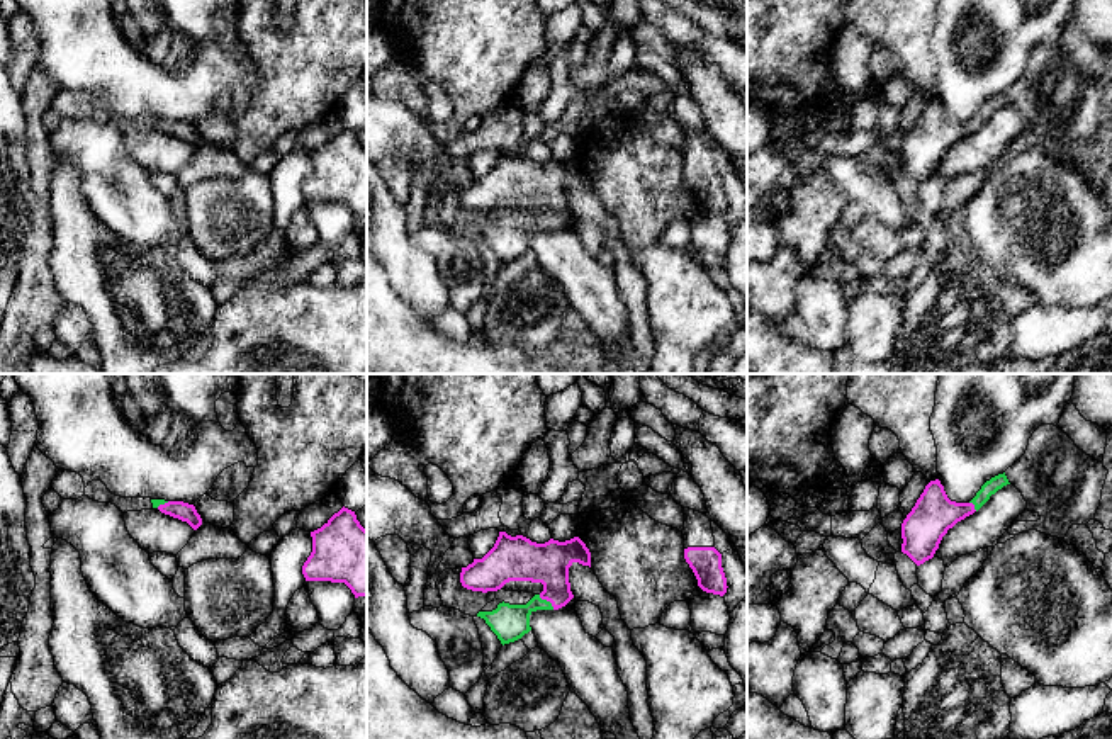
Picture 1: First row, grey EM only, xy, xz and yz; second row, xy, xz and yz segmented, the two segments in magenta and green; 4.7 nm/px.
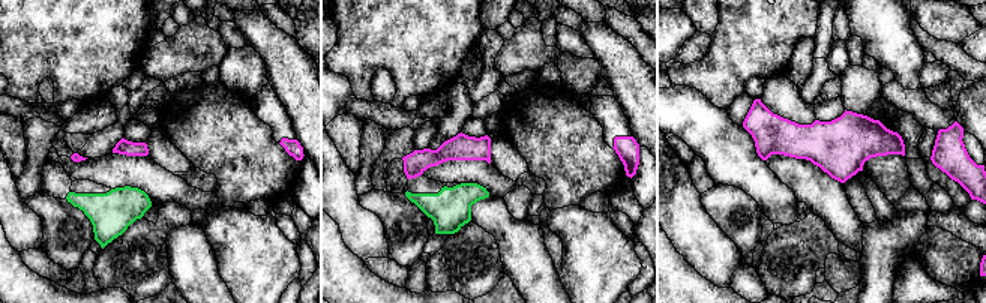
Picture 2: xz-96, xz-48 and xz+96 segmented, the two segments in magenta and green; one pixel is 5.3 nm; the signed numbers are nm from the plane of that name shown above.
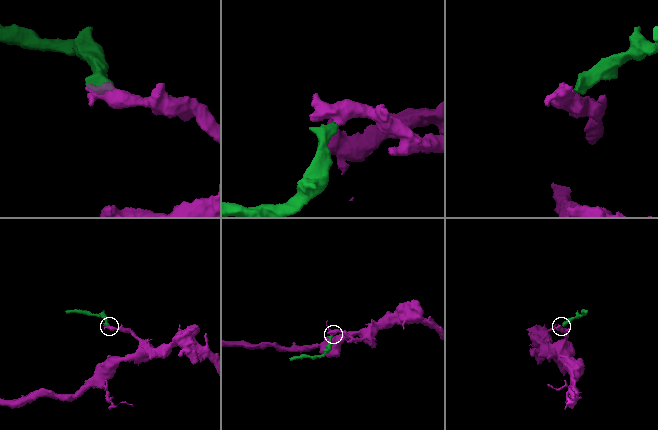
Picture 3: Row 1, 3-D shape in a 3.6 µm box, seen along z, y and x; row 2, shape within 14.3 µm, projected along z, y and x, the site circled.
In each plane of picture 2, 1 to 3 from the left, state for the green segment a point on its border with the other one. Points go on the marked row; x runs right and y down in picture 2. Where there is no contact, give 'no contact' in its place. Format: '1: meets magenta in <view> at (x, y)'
1: no contact
2: no contact
3: no contact

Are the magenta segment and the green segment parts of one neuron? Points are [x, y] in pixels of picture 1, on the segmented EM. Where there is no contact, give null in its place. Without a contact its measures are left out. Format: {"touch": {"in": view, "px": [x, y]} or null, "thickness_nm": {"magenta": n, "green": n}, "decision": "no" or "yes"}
{"touch": {"in": "xz", "px": [547, 600]}, "thickness_nm": {"magenta": 200, "green": 180}, "decision": "yes"}

